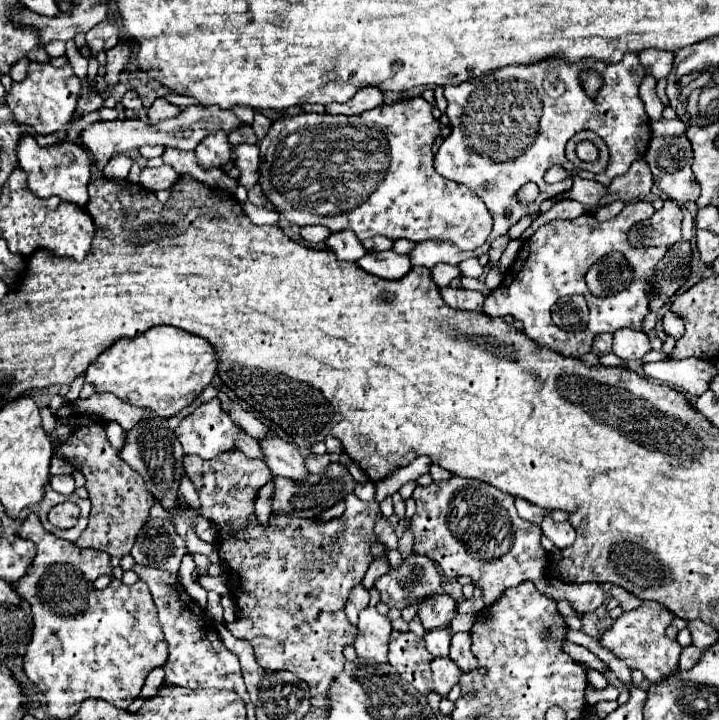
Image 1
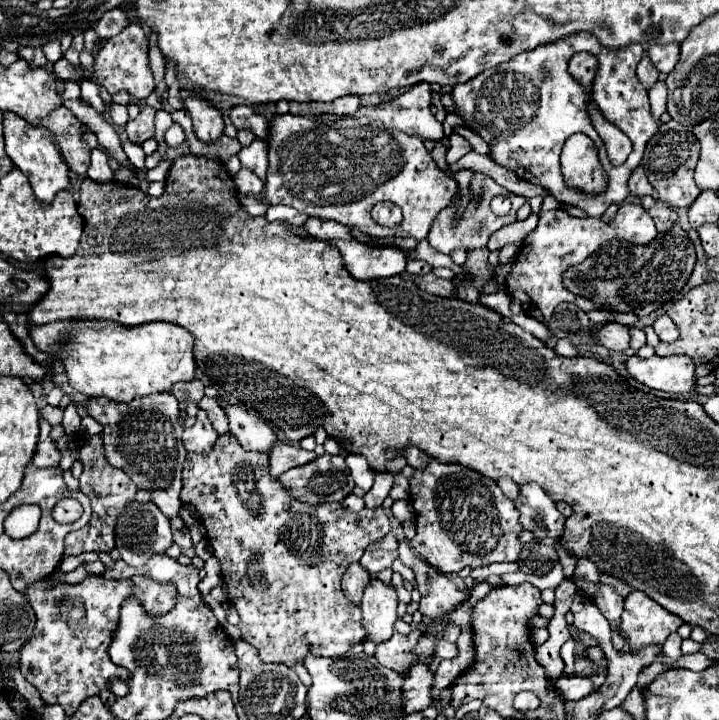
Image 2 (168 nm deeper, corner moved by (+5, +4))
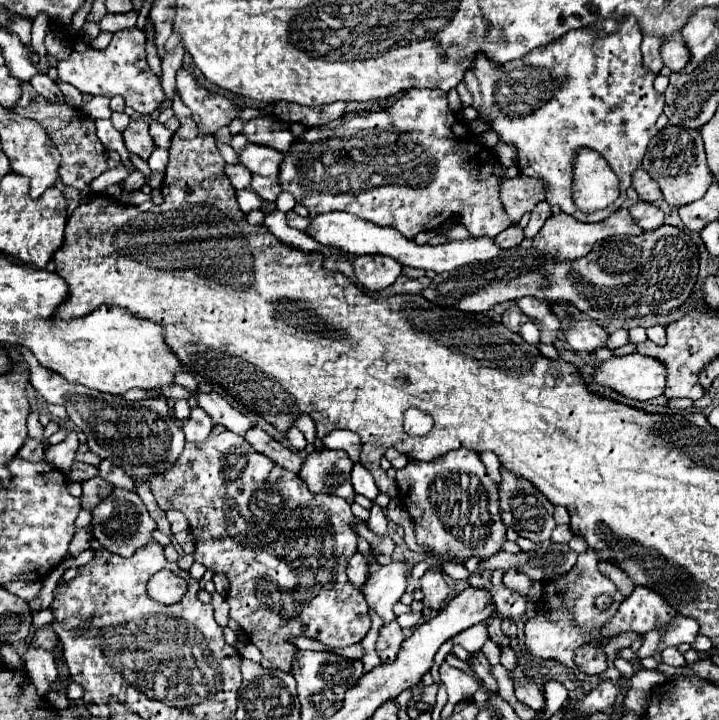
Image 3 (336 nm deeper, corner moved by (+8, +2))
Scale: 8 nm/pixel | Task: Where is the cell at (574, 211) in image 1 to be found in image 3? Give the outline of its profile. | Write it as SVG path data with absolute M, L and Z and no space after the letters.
M636 169L636 173L632 175L632 187L638 191L638 195L640 195L642 201L654 203L654 201L662 199L658 183L644 169Z

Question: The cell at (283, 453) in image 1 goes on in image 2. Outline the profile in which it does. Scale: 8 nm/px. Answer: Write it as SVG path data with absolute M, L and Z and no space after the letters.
M219 399L219 405L223 407L229 419L231 433L237 437L243 449L261 451L261 453L271 451L271 447L277 441L277 435L273 433L273 429L267 425L266 421L246 411L244 407L229 404L225 399Z

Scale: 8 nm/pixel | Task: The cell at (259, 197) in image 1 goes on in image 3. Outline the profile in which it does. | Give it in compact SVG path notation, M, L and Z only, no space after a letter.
M226 165L226 175L234 189L248 189L250 187L250 171L244 165Z

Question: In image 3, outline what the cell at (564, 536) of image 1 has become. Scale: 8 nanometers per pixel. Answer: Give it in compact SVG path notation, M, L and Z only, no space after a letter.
M502 469L502 483L500 483L500 511L502 511L502 521L514 529L520 537L526 537L530 541L548 541L552 531L556 529L554 521L554 505L526 479L514 477L506 469Z

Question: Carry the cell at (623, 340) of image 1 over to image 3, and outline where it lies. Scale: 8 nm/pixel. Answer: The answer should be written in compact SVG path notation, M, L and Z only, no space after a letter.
M590 319L574 321L566 331L566 341L574 351L596 351L606 347L608 331Z

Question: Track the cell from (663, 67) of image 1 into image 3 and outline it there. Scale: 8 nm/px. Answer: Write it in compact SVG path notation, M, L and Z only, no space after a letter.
M676 33L670 39L666 39L660 47L660 55L664 65L670 67L670 71L680 71L688 63L688 47L684 45L682 35Z

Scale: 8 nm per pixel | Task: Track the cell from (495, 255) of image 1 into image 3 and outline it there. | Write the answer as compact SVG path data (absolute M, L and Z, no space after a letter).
M510 225L508 229L504 229L504 231L494 239L494 243L496 243L500 249L508 249L508 247L520 245L522 239L524 239L522 227L520 227L520 225Z

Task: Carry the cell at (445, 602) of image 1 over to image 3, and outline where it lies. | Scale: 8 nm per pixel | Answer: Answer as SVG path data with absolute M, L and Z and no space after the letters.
M430 567L424 573L424 577L420 579L420 589L424 591L424 599L422 599L424 607L432 609L434 613L444 605L448 593L450 593L440 567Z

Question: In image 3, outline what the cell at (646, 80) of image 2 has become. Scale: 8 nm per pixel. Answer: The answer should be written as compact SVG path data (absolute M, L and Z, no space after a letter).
M644 35L644 39L642 39L642 59L644 59L644 65L648 67L648 71L654 75L658 75L662 69L660 45L662 45L662 39L658 39L658 37Z

